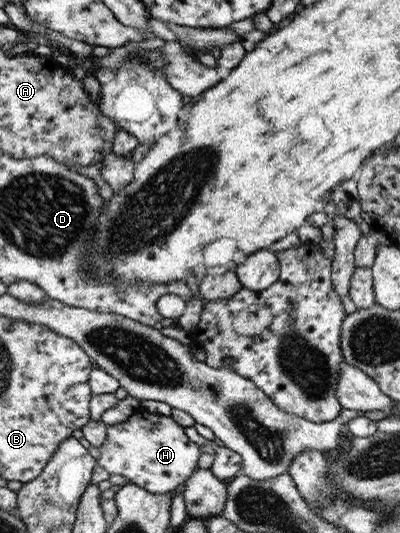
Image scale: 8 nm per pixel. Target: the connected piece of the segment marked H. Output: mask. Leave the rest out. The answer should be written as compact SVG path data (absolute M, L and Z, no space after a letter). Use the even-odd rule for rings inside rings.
M139 408L125 422L106 426L106 437L99 446L96 464L108 474L119 474L129 483L149 491L166 494L189 478L199 458L198 446L191 442L170 416L150 413Z

